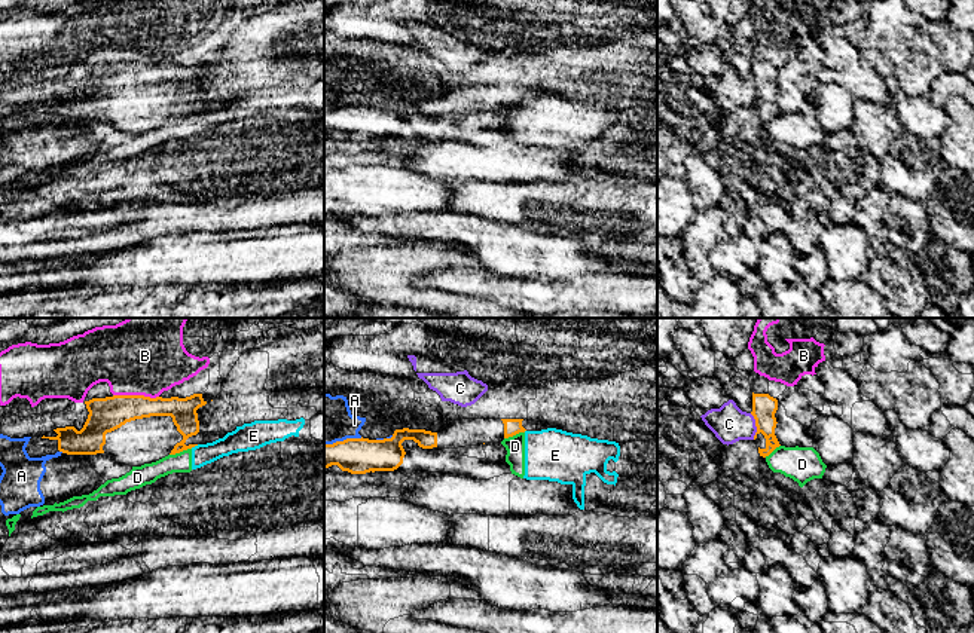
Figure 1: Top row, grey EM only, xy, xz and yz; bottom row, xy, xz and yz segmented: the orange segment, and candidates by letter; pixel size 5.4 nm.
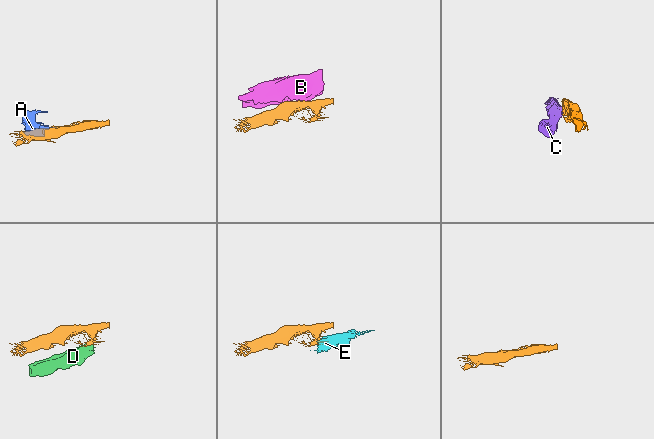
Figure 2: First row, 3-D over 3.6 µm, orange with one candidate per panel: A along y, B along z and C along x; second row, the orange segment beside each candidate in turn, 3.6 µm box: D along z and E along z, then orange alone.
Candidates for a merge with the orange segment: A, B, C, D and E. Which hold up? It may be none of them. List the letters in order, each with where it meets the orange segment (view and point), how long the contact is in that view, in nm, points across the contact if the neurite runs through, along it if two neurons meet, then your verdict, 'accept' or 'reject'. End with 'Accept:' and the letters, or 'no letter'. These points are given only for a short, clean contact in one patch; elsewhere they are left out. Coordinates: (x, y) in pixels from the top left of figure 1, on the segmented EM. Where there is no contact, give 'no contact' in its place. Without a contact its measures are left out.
A: contact xz (344, 440); length 220 nm; border xz (362, 437), (347, 437), (324, 445); reject
B: contact xy (136, 395); length 240 nm; border xy (113, 394), (158, 397); reject
C: contact yz (756, 425); length 150 nm; border yz (750, 413), (756, 422), (754, 439); reject
D: contact xy (180, 450); length 130 nm; border xy (191, 448), (170, 455); reject
E: contact xy (194, 446); length 50 nm; border xy (198, 445), (191, 448); reject
Accept: no letter

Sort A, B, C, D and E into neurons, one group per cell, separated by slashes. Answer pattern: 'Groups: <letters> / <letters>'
Groups: A / B / C / D E

